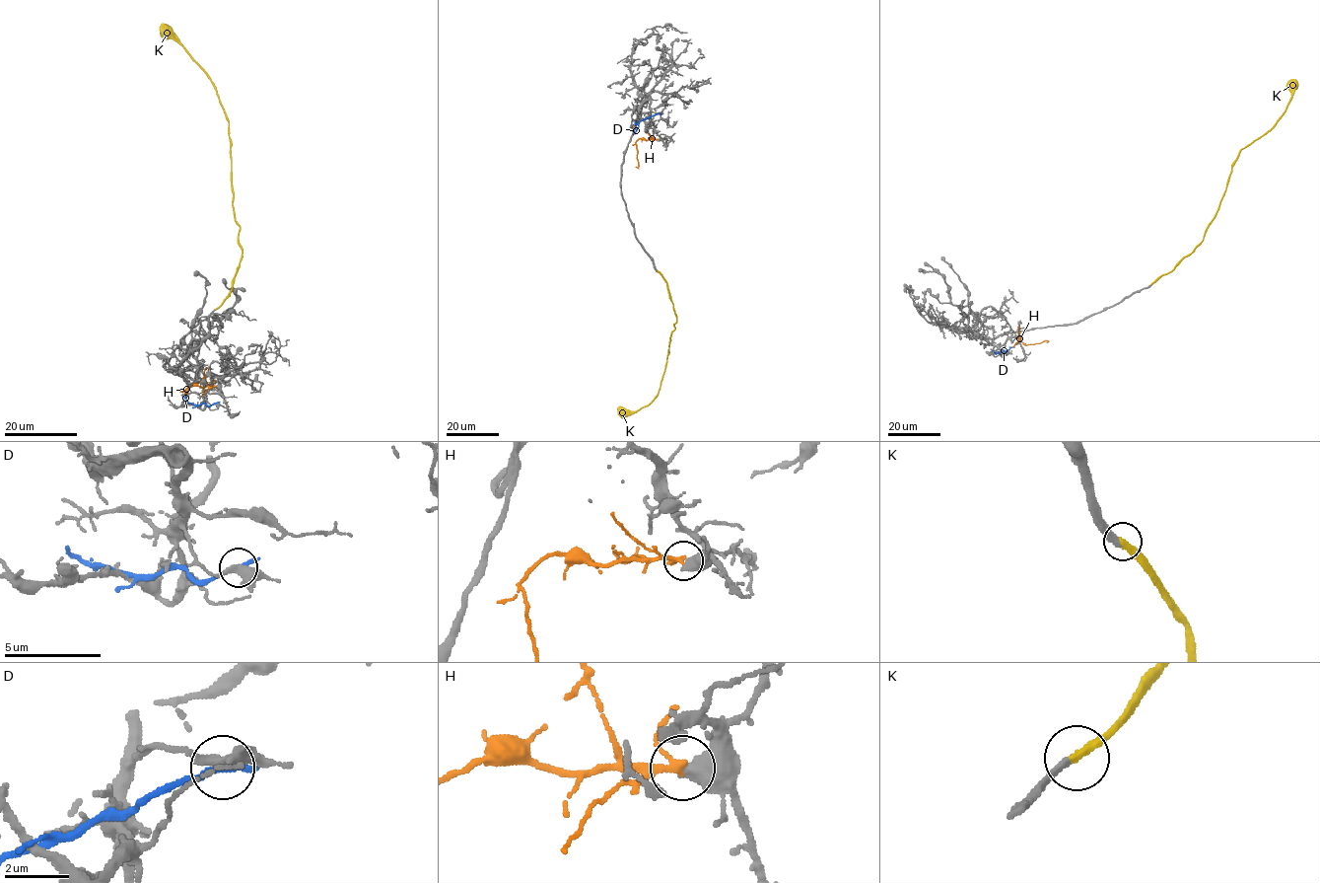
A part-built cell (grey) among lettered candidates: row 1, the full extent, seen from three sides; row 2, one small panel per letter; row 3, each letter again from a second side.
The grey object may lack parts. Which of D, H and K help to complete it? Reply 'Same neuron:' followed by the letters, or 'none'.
Same neuron: K

